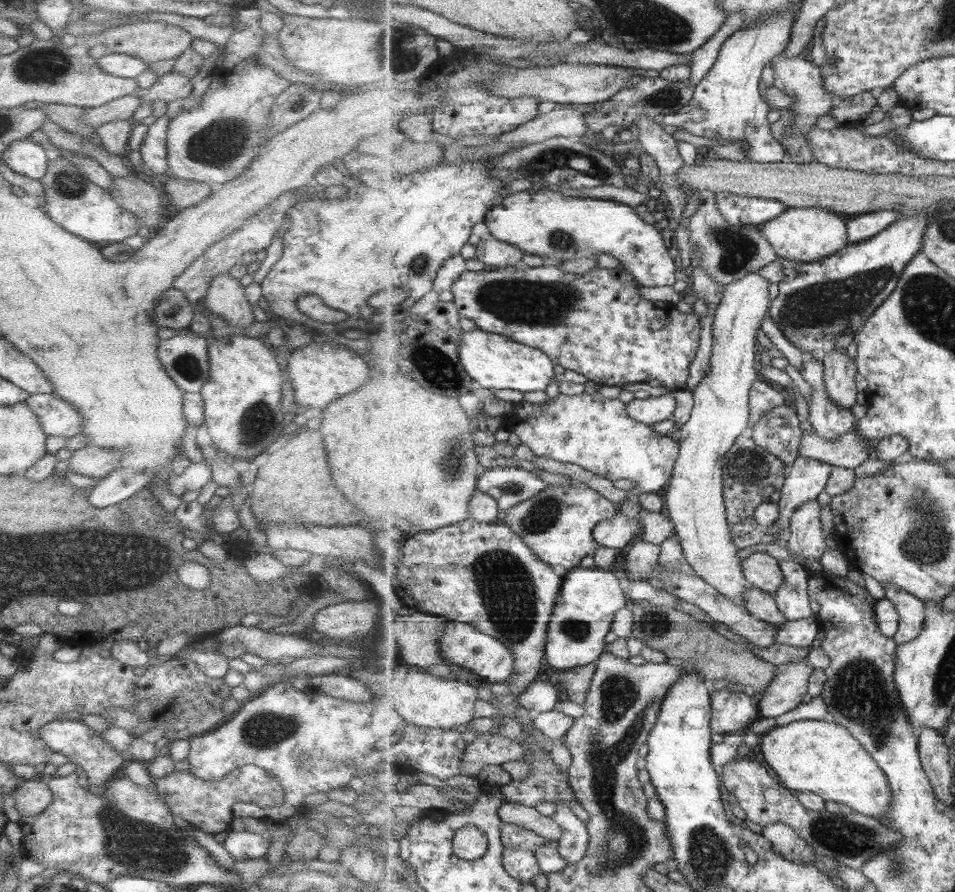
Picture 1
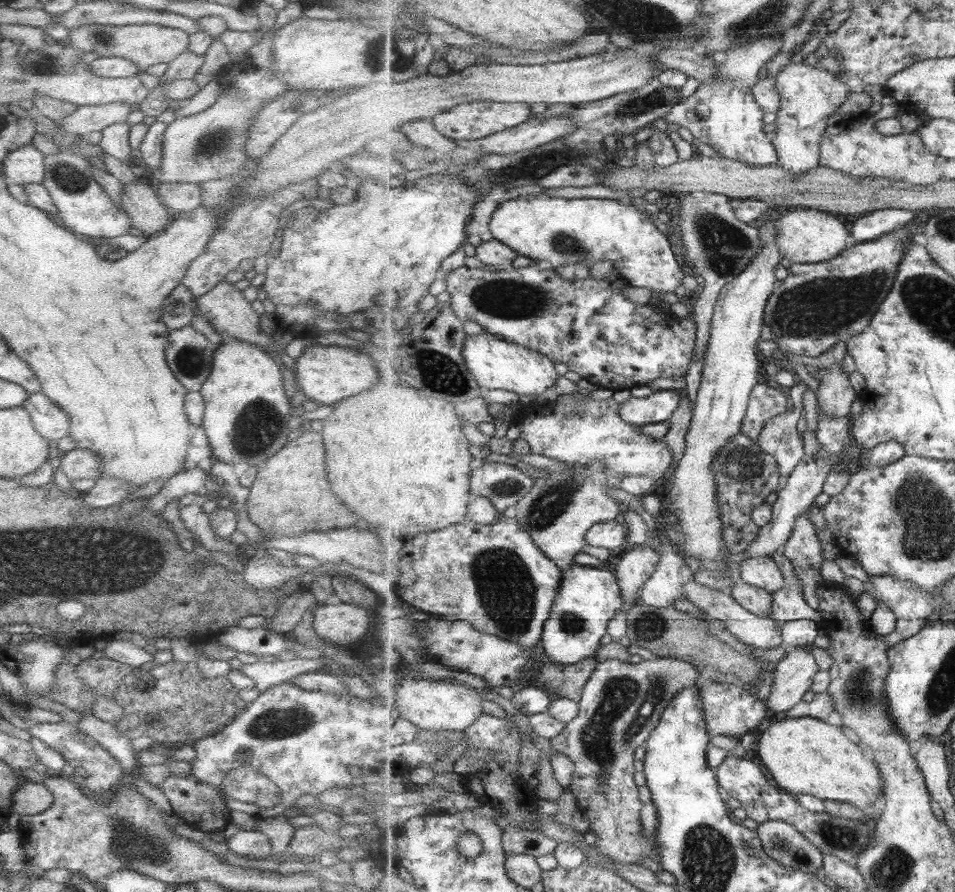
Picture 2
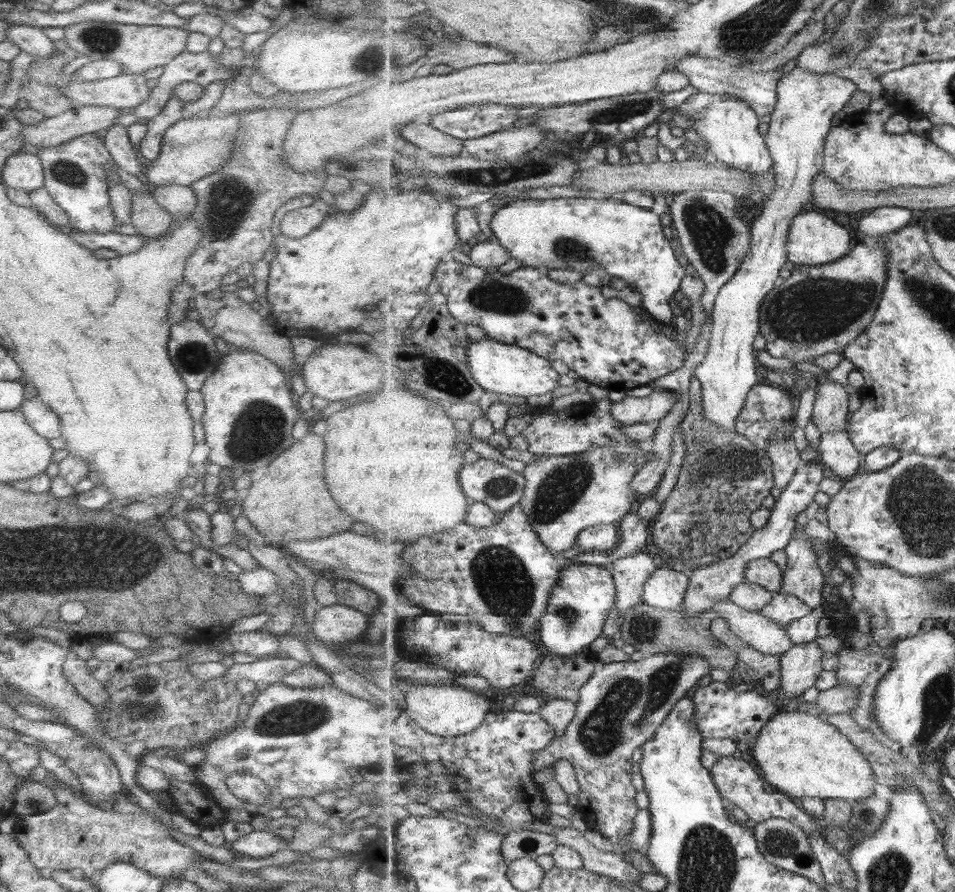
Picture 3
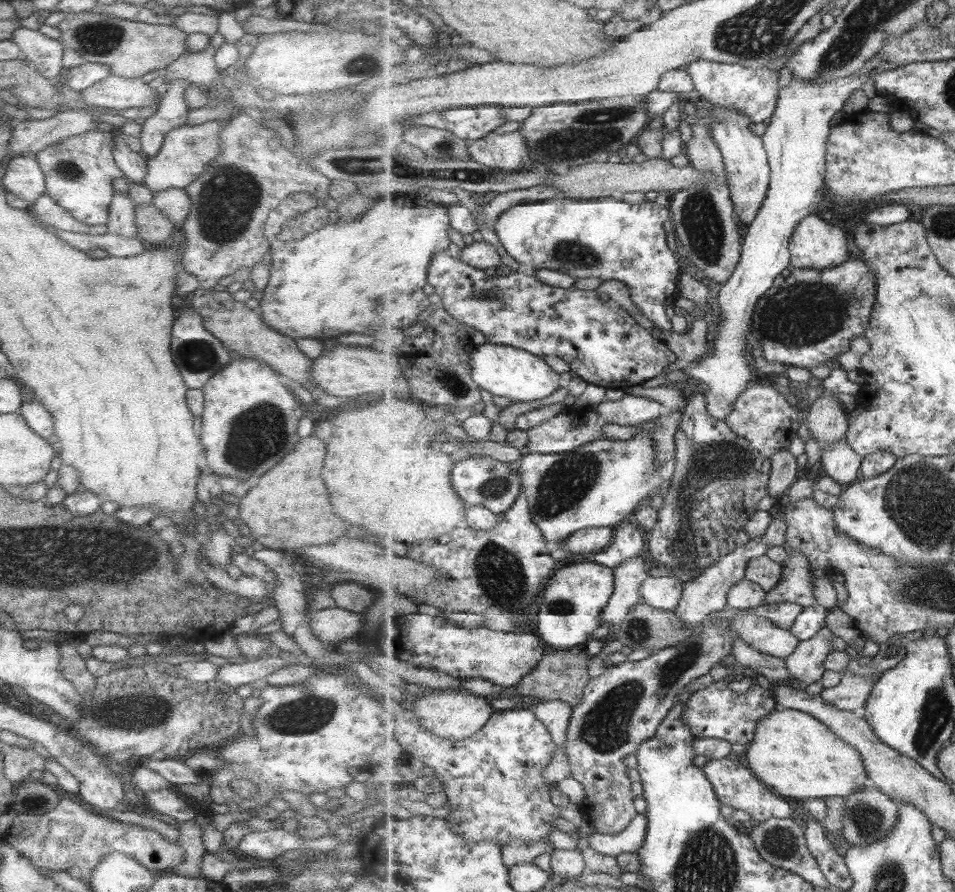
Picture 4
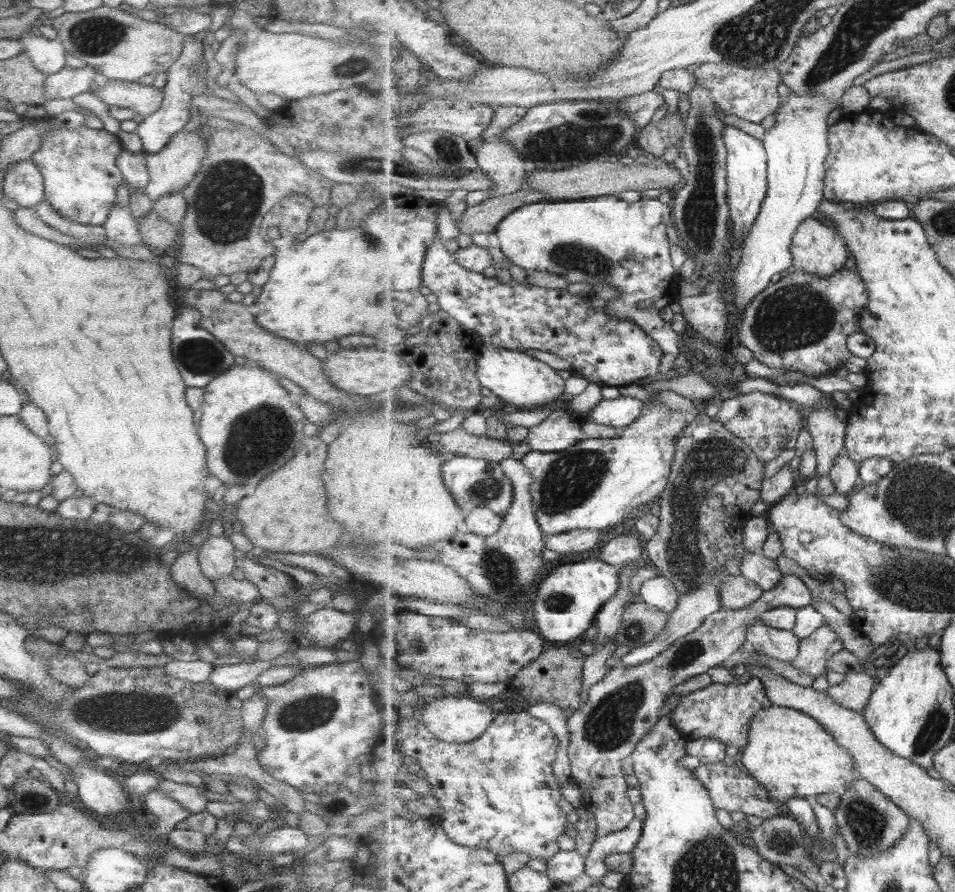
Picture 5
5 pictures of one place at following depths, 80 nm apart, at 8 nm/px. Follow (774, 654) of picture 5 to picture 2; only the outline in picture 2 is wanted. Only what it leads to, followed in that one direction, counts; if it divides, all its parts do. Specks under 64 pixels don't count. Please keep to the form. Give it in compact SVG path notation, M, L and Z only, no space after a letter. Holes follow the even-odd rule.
M694 578L683 585L683 597L691 600L695 606L703 609L710 619L719 619L726 622L727 628L736 637L743 641L748 646L760 648L761 650L771 650L784 644L783 635L781 632L782 623L771 617L762 617L750 610L745 609L739 602L733 599L729 592L723 593L713 590L701 582L697 582Z

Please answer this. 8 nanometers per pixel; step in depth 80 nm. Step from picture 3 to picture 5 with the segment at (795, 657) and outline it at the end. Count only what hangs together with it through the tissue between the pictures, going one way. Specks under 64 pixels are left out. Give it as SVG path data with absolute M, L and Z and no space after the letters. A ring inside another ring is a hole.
M829 625L817 629L800 642L800 653L793 663L814 677L828 671L829 659L844 649L842 638Z

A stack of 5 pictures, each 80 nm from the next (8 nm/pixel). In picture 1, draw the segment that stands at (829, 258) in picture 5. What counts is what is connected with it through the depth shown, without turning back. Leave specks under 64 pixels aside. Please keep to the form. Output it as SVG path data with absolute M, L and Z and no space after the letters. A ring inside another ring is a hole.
M788 207L781 216L759 225L759 228L762 235L775 247L779 257L793 261L821 261L851 244L847 219L823 208Z

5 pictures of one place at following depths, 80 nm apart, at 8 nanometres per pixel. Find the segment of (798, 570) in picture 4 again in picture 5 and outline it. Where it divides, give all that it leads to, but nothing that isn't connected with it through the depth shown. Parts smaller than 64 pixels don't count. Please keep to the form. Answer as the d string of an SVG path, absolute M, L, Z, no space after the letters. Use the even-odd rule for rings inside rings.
M784 575L775 589L765 591L764 596L749 608L723 608L709 615L703 626L674 642L657 658L639 666L609 669L607 676L588 690L588 700L568 718L568 751L573 781L584 792L583 806L592 812L597 822L596 835L619 832L635 819L633 802L627 797L627 788L631 787L625 780L622 763L666 713L665 698L673 688L697 674L705 674L735 660L747 641L748 628L754 626L764 612L780 607L801 609L812 605L813 600L804 580Z

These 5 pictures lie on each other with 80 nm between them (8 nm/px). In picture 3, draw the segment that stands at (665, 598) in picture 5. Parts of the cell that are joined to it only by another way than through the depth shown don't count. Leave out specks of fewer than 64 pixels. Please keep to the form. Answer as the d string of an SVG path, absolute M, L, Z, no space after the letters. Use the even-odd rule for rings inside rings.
M662 562L646 582L643 601L665 610L681 610L685 602L690 577L684 571L673 570Z

